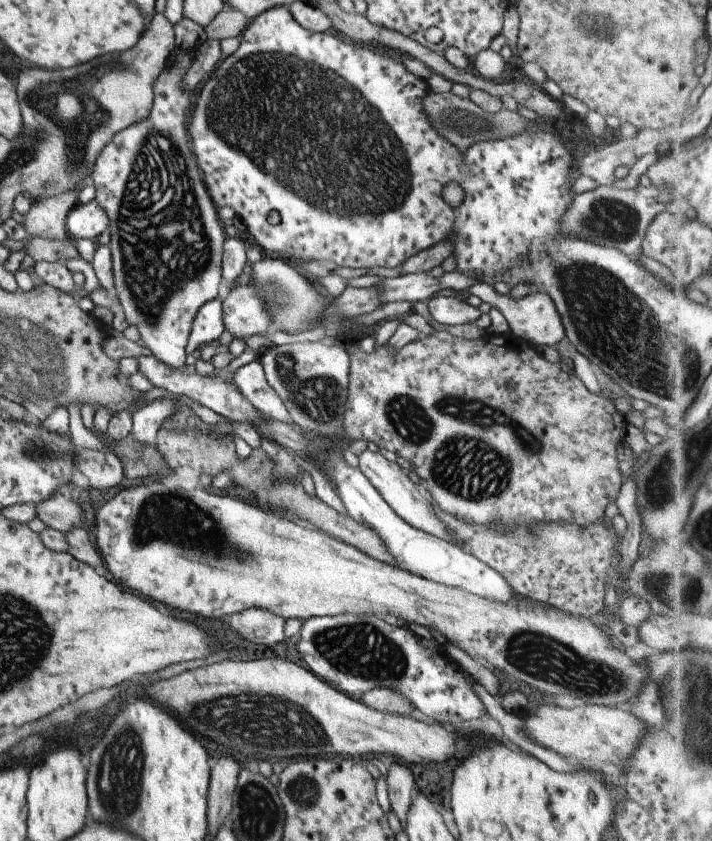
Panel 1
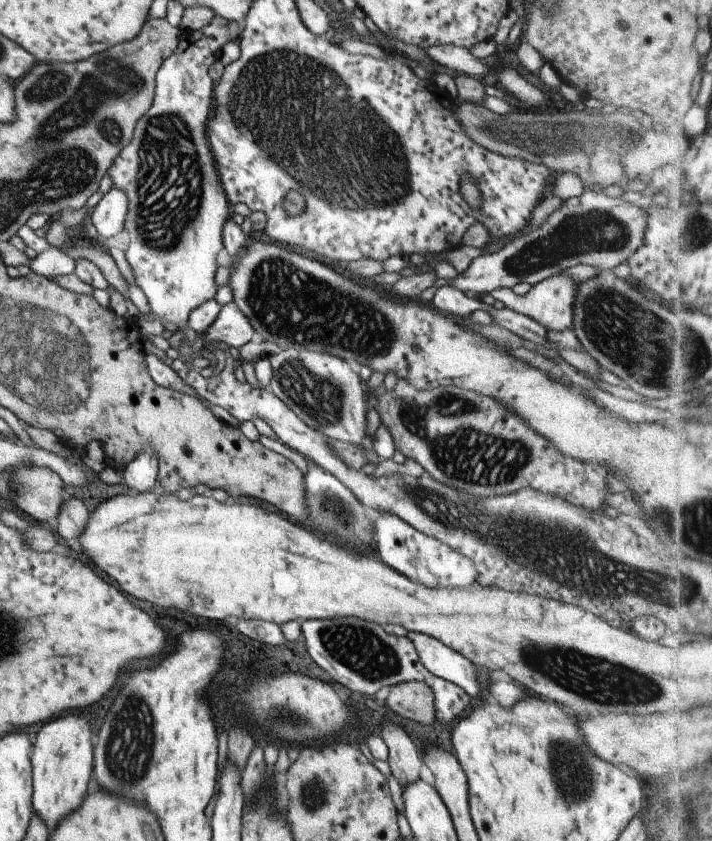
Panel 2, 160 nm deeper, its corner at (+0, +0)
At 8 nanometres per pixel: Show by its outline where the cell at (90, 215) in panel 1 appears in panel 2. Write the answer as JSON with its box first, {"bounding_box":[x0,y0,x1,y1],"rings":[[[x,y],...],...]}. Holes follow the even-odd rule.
{"bounding_box":[91,187,128,238],"rings":[[[114,187],[97,203],[91,217],[99,234],[110,238],[125,228],[126,214],[128,196]]]}

